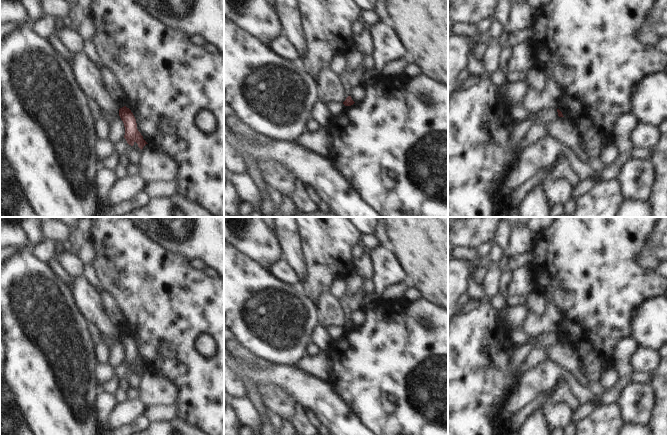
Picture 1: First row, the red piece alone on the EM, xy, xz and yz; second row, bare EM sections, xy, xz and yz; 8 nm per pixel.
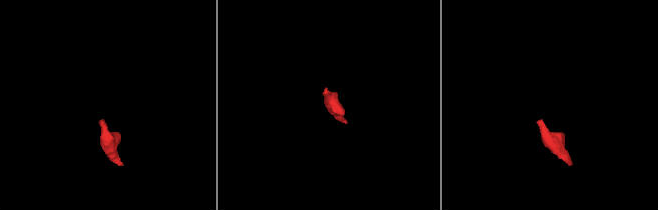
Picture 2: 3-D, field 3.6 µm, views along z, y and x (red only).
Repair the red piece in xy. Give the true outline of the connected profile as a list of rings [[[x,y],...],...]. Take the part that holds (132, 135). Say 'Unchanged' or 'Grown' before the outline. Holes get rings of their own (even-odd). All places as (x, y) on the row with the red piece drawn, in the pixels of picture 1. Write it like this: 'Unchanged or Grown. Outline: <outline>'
Unchanged. Outline: [[[126,106],[119,109],[119,116],[124,123],[125,135],[127,143],[131,146],[136,142],[138,147],[142,150],[143,147],[148,144],[141,133],[137,129],[136,119],[129,108]]]

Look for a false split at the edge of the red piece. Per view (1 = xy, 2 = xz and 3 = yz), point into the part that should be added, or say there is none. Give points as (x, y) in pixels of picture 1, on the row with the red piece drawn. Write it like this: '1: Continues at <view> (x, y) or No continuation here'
1: No continuation here
2: No continuation here
3: No continuation here.

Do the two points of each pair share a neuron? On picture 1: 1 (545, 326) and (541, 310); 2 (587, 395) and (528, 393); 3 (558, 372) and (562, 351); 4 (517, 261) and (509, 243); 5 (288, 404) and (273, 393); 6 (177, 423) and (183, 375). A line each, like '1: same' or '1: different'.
1: different
2: same
3: different
4: different
5: same
6: different

